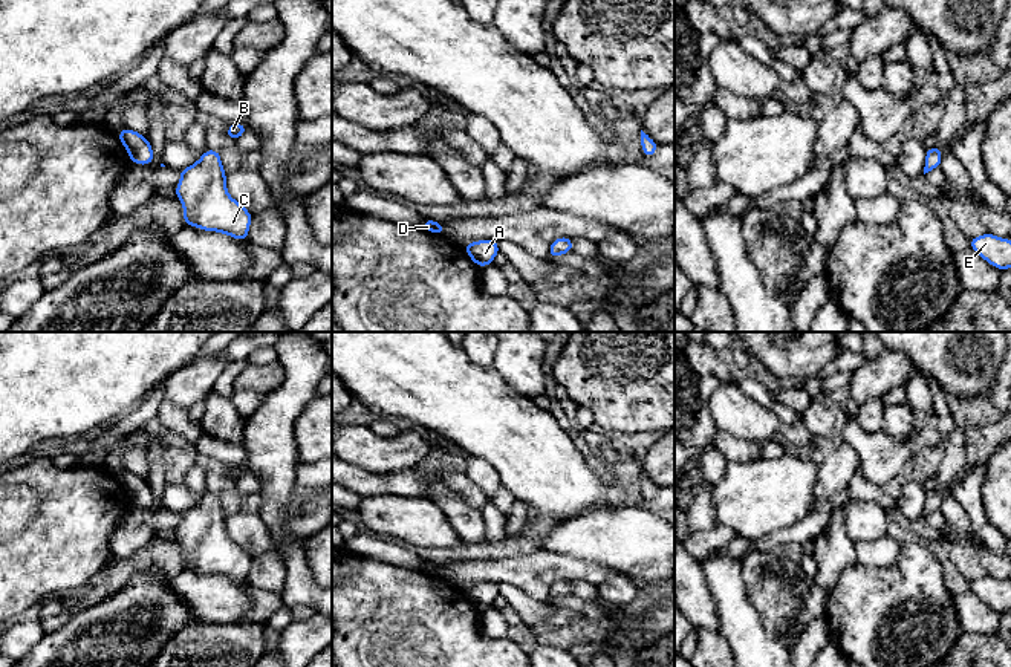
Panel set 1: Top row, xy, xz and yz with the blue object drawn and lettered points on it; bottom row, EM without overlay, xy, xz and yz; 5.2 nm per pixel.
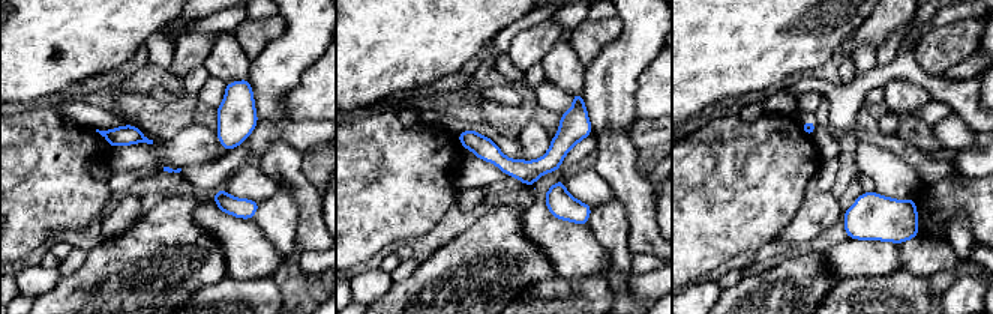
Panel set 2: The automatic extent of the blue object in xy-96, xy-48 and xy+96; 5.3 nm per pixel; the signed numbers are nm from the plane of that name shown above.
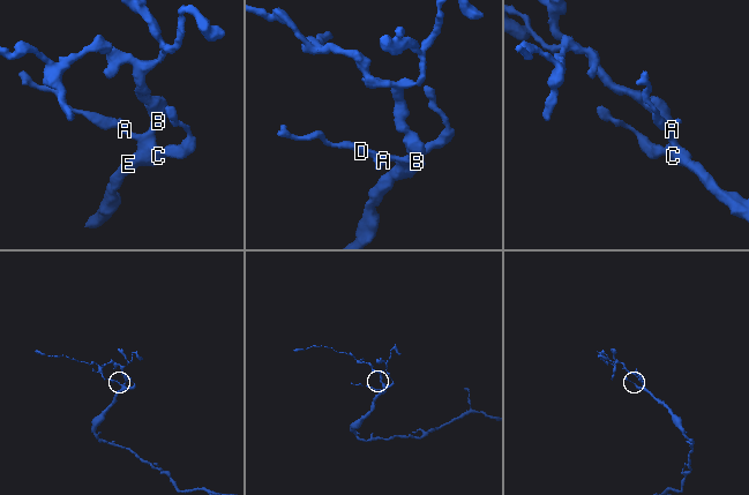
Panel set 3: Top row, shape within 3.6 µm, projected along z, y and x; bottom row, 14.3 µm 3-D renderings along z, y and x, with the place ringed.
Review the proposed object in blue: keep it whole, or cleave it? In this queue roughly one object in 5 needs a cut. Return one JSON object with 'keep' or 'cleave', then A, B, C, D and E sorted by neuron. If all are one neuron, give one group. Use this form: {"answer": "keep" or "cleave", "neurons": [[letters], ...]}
{"answer": "keep", "neurons": [["A", "B", "C", "D", "E"]]}

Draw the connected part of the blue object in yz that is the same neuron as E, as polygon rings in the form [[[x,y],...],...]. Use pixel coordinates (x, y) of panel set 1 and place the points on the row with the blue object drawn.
[[[983,234],[970,239],[971,249],[999,271],[1011,268],[1011,239],[999,239],[994,234]]]

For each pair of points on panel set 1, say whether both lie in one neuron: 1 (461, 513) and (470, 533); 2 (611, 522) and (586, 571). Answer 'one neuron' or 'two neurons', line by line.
1: one neuron
2: two neurons

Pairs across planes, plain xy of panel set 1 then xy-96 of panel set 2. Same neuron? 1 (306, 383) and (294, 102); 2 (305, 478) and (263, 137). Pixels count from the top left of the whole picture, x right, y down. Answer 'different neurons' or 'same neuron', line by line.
1: different neurons
2: same neuron

